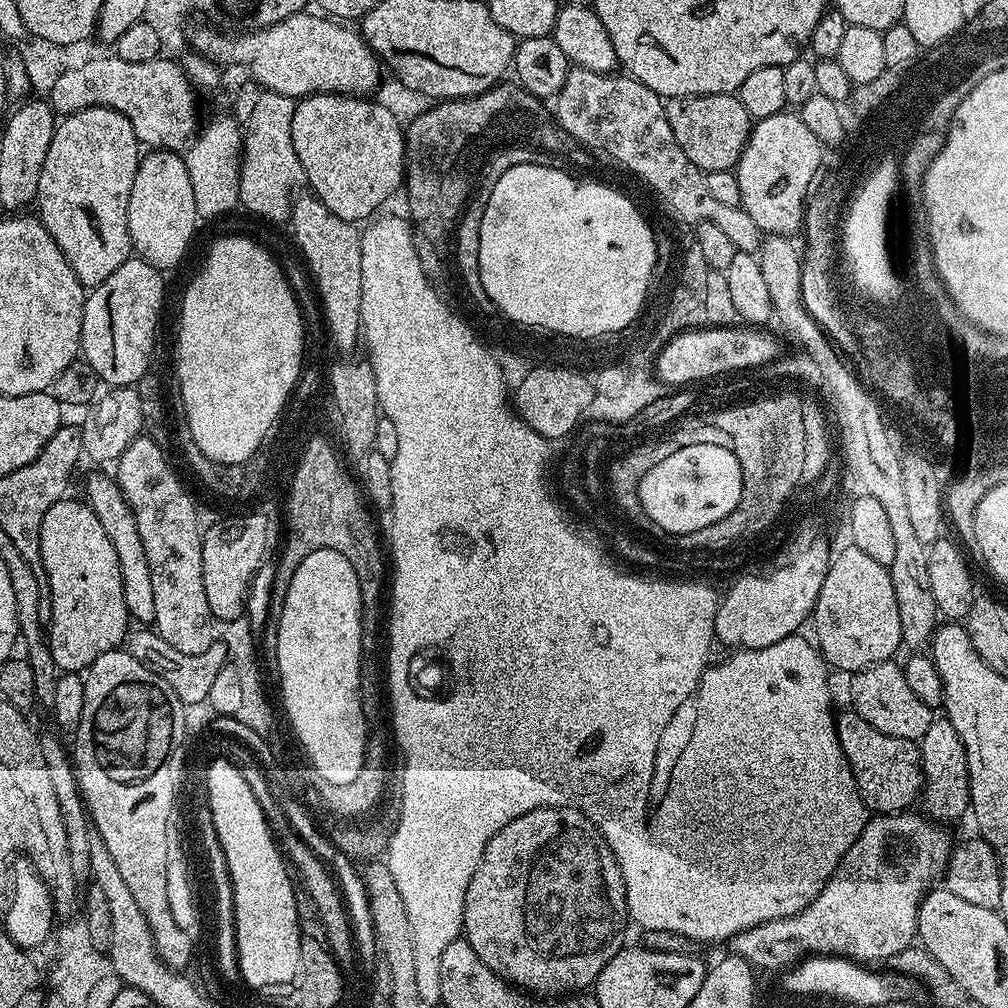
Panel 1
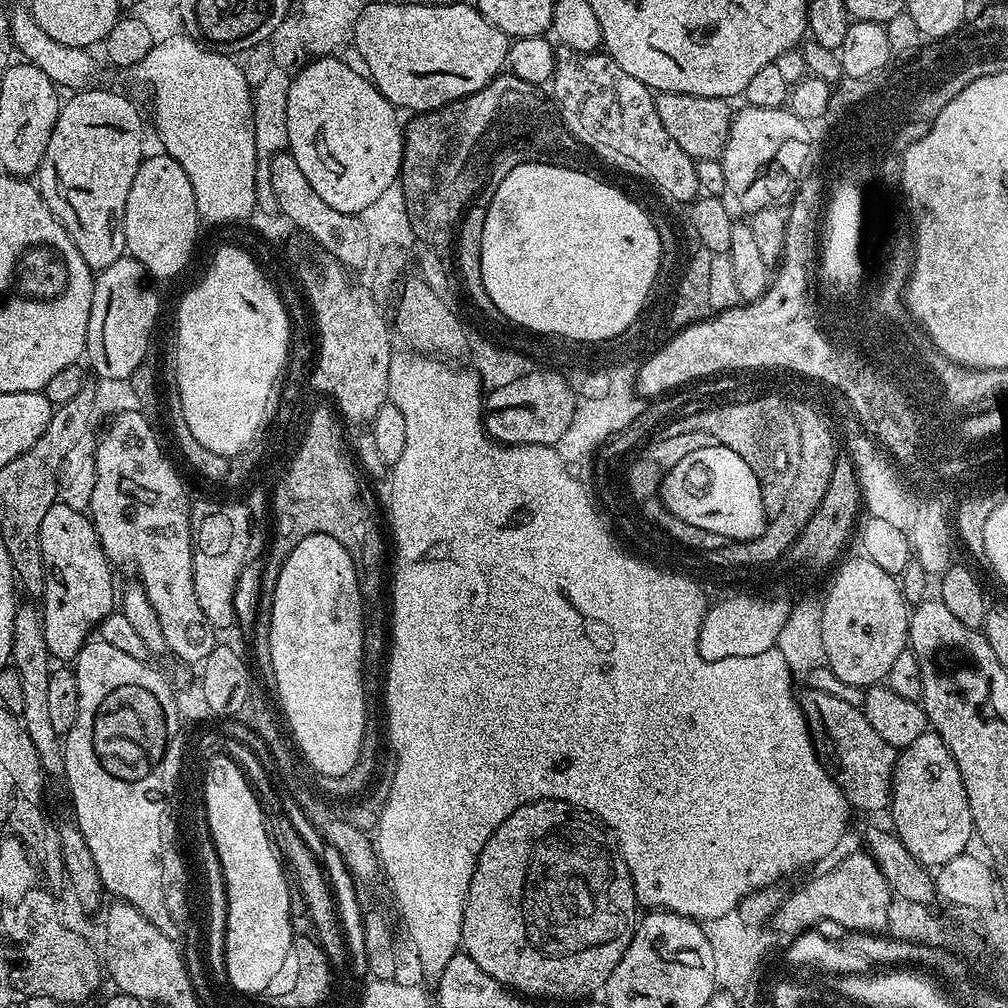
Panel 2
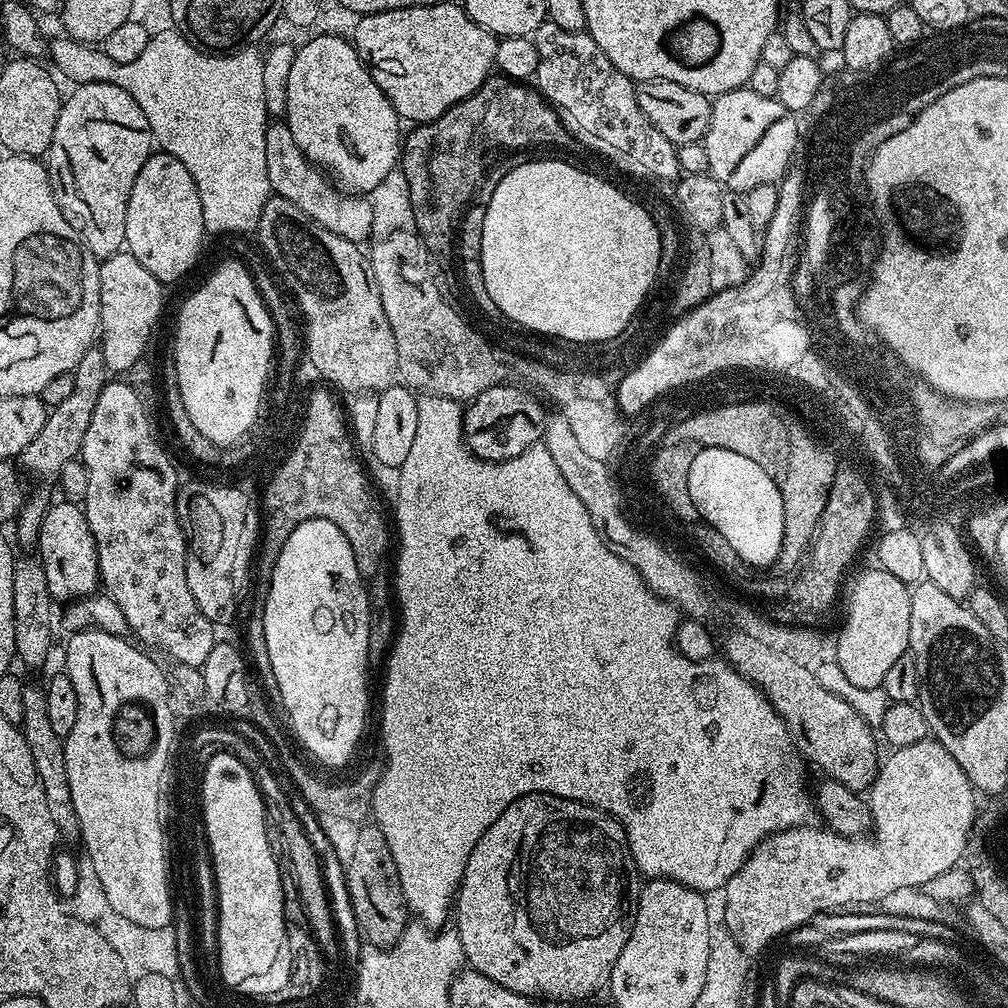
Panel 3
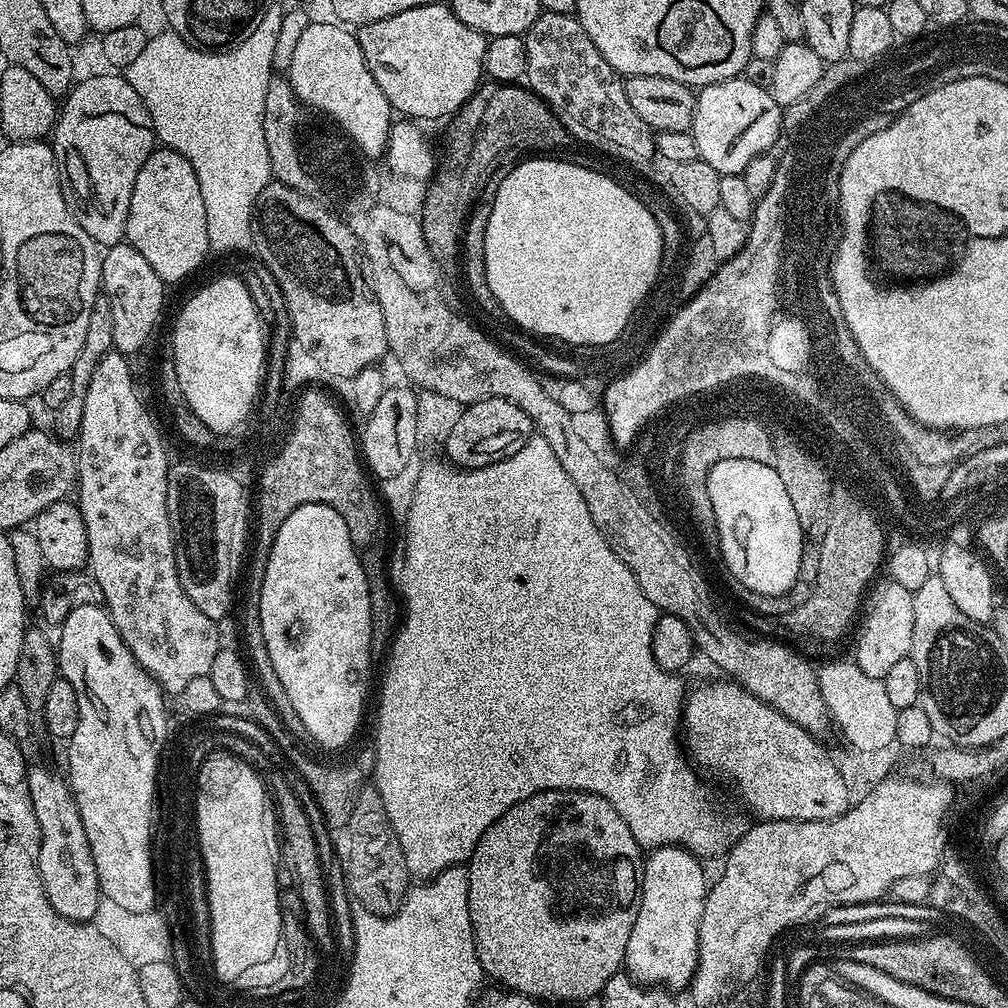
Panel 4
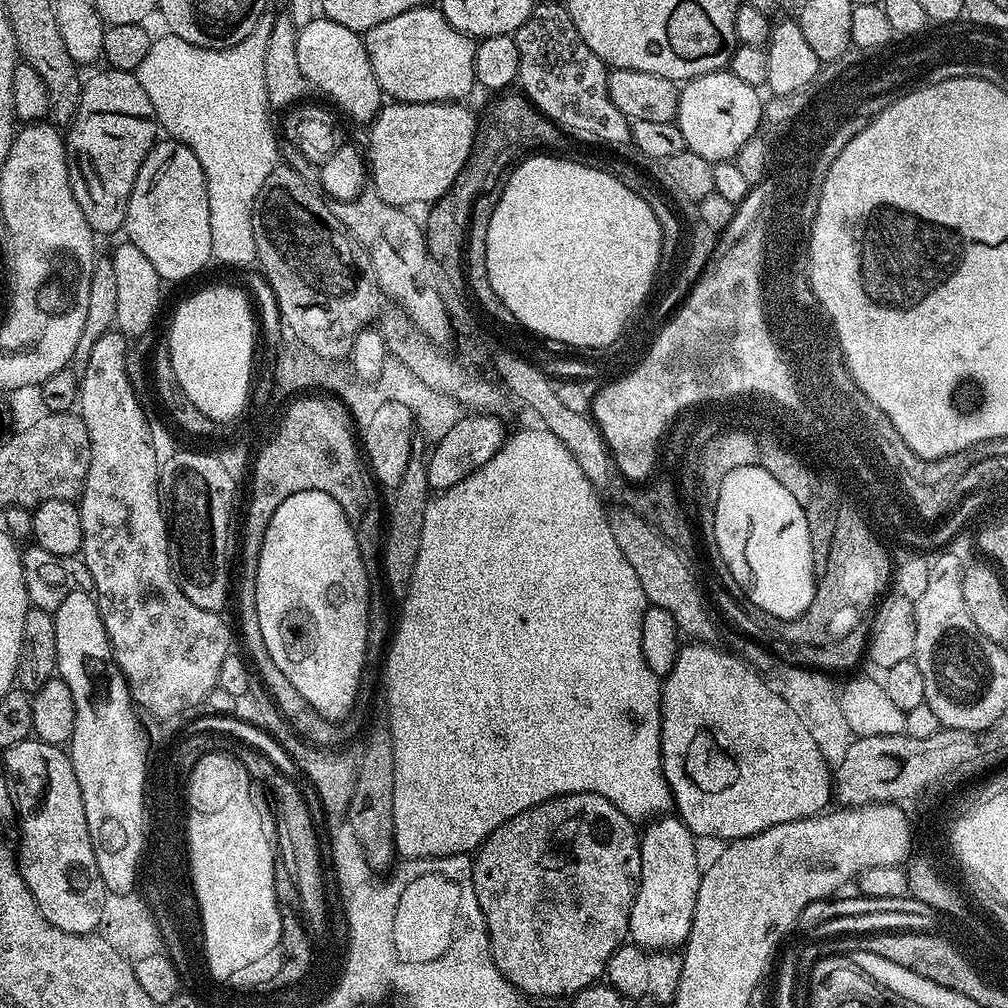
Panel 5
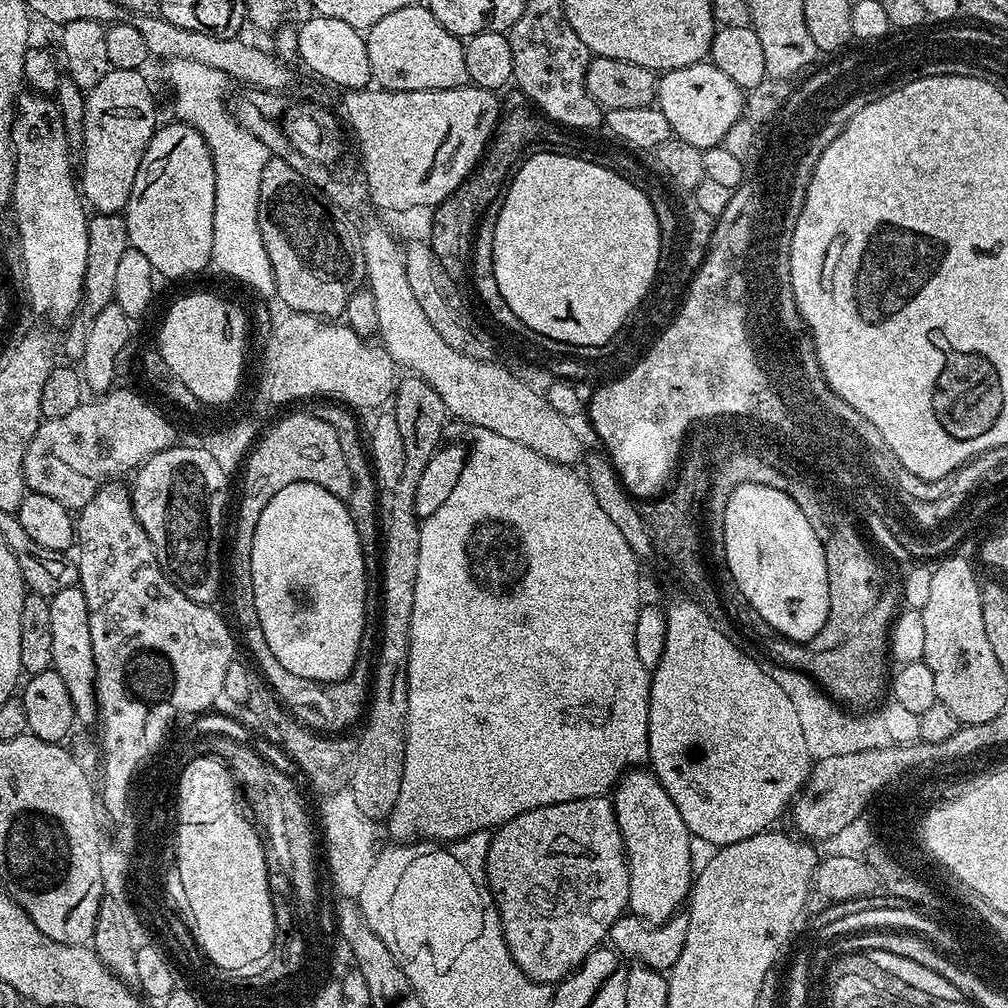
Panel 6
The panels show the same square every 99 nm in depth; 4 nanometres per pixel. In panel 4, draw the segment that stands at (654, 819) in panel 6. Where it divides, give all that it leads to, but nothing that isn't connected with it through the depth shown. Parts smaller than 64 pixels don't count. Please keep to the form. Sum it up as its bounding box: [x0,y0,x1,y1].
[624,844,710,990]

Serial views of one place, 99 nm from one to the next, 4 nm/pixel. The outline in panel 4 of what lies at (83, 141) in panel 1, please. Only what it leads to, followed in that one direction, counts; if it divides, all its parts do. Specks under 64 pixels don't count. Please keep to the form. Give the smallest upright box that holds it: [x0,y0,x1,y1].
[50,75,158,246]

